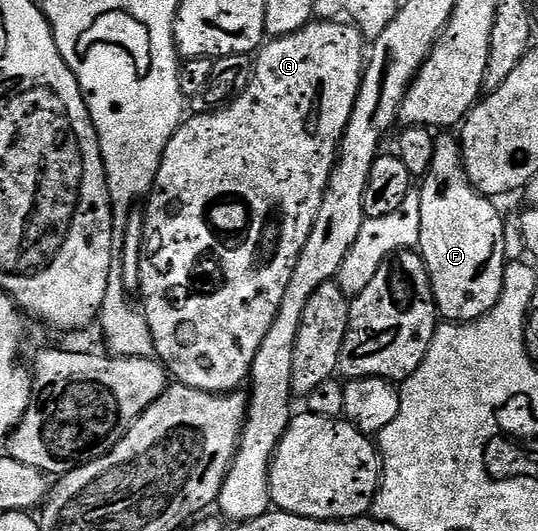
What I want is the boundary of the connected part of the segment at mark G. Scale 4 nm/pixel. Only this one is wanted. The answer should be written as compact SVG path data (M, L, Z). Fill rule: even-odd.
M315 19L310 24L305 25L300 31L296 31L292 35L284 35L283 37L276 37L267 40L263 44L260 52L257 54L254 61L254 75L250 80L250 85L244 91L244 95L240 95L224 109L216 109L207 111L197 115L190 115L183 120L182 124L178 126L178 130L172 135L172 139L168 143L168 147L164 147L164 155L160 159L160 171L156 175L153 187L150 188L148 200L145 202L146 209L144 208L144 220L146 222L146 239L144 242L144 249L142 255L142 262L140 263L140 279L142 280L140 286L140 294L142 293L142 301L140 300L140 308L145 313L148 319L148 327L152 331L152 339L154 340L154 351L157 360L161 361L166 367L166 372L177 384L187 385L193 389L199 389L205 393L232 393L239 388L238 385L247 380L250 375L250 368L256 359L256 351L260 351L260 343L264 343L264 335L268 335L268 329L272 327L272 323L276 319L276 315L280 311L280 299L284 299L284 291L288 291L288 283L292 279L292 271L296 271L296 263L300 259L300 253L304 251L304 245L308 243L308 235L312 235L312 223L316 223L316 215L320 215L320 203L324 203L324 193L328 187L328 179L334 170L334 160L338 158L338 145L342 142L344 131L348 127L348 119L354 110L354 104L358 98L358 92L362 86L362 75L364 72L364 49L362 53L362 45L364 45L364 38L359 26L353 23L347 23L345 20L321 20ZM278 220L278 246L274 249L274 258L271 261L266 261L263 265L258 265L258 248L262 245L262 236L266 233L266 228L269 227L270 221Z

